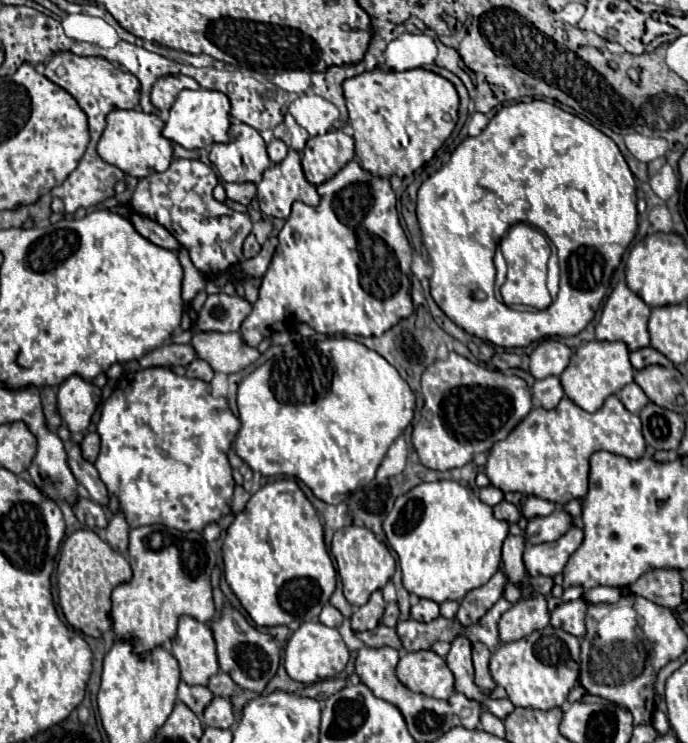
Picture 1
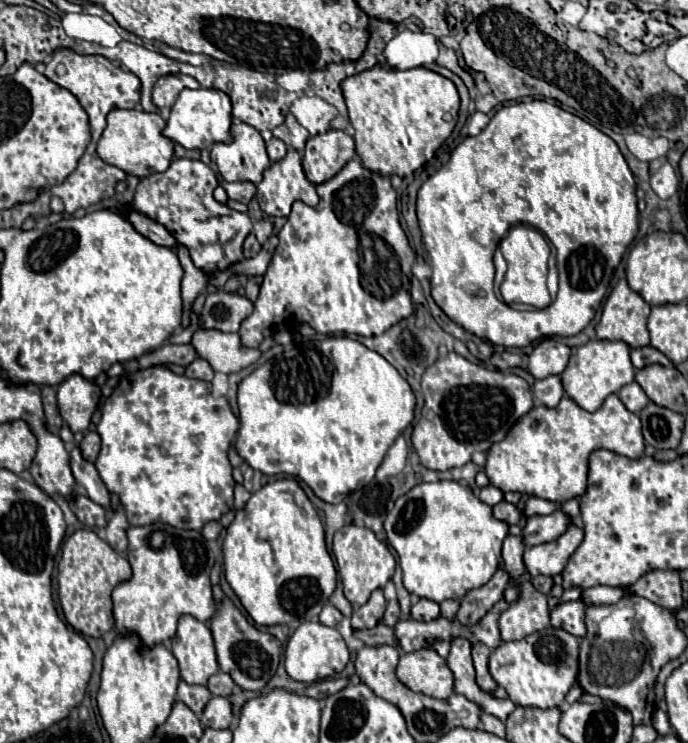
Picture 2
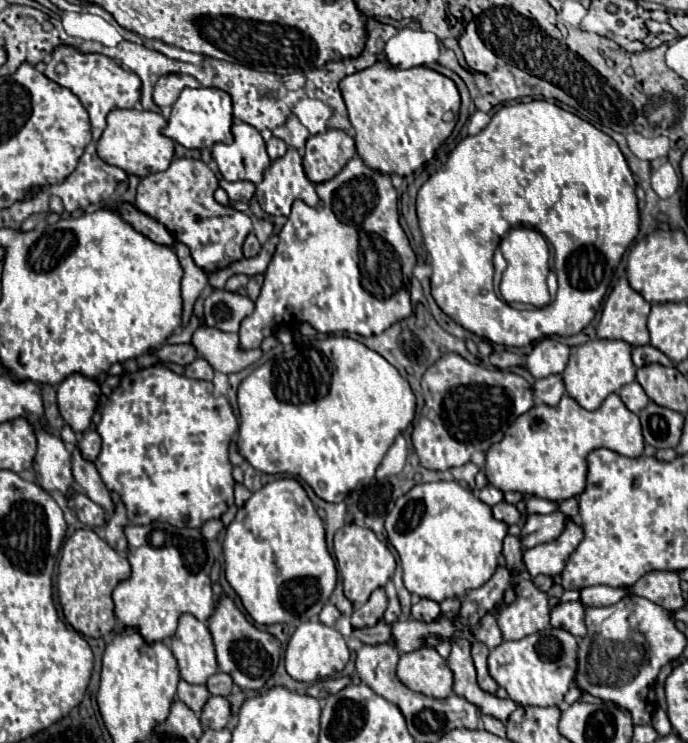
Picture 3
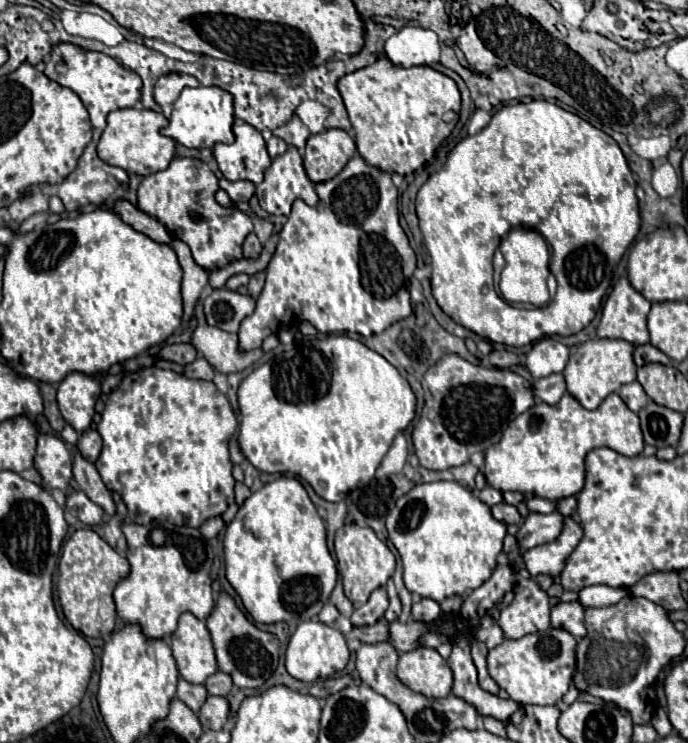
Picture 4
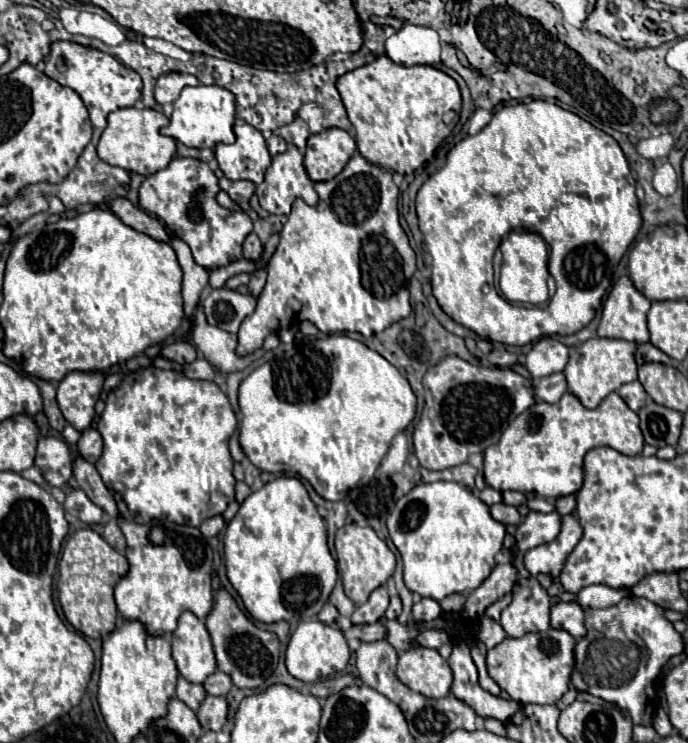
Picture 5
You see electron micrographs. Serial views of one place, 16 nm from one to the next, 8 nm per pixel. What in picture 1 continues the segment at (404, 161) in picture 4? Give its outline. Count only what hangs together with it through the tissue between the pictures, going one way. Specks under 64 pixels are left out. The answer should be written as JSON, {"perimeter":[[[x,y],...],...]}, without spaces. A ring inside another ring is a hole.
{"perimeter":[[[374,68],[372,72],[362,72],[360,76],[346,78],[342,82],[350,124],[354,128],[354,142],[356,142],[356,156],[360,158],[362,168],[376,176],[412,176],[422,164],[426,164],[436,150],[444,144],[444,140],[452,134],[454,120],[444,120],[444,114],[458,114],[460,98],[454,84],[430,70],[412,68],[404,72],[392,72]]]}

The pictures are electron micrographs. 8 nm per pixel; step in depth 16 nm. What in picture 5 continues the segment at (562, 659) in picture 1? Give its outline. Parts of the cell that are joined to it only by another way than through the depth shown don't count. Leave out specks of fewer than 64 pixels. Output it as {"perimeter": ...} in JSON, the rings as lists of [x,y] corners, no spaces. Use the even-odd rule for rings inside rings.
{"perimeter":[[[556,628],[534,632],[522,638],[504,638],[486,654],[488,674],[518,704],[556,704],[570,686],[574,646],[576,640],[568,632]]]}

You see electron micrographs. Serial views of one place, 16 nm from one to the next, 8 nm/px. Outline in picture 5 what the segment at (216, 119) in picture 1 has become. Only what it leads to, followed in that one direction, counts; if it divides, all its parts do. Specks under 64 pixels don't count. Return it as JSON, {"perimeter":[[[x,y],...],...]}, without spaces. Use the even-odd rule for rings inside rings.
{"perimeter":[[[200,84],[182,90],[180,98],[174,102],[170,124],[162,132],[192,148],[214,148],[220,142],[232,144],[236,140],[234,120],[236,120],[236,96],[222,86]]]}

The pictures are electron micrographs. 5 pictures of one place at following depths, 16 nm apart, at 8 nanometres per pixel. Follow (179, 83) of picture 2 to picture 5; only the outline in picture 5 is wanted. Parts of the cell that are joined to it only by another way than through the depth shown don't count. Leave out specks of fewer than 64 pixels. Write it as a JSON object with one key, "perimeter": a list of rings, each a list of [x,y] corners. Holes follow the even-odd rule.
{"perimeter":[[[168,72],[168,74],[162,74],[156,82],[156,90],[154,90],[154,96],[160,104],[170,104],[174,102],[182,88],[184,86],[198,86],[200,80],[192,74],[182,74],[182,72]]]}

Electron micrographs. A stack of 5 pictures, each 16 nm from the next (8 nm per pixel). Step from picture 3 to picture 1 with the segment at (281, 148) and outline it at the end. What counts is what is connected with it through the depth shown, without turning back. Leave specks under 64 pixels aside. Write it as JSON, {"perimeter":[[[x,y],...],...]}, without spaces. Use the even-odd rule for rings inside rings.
{"perimeter":[[[274,138],[274,140],[268,142],[268,156],[270,156],[270,160],[272,160],[274,164],[278,164],[280,160],[284,160],[286,152],[288,152],[288,148],[286,148],[286,144],[284,144],[282,140]]]}

